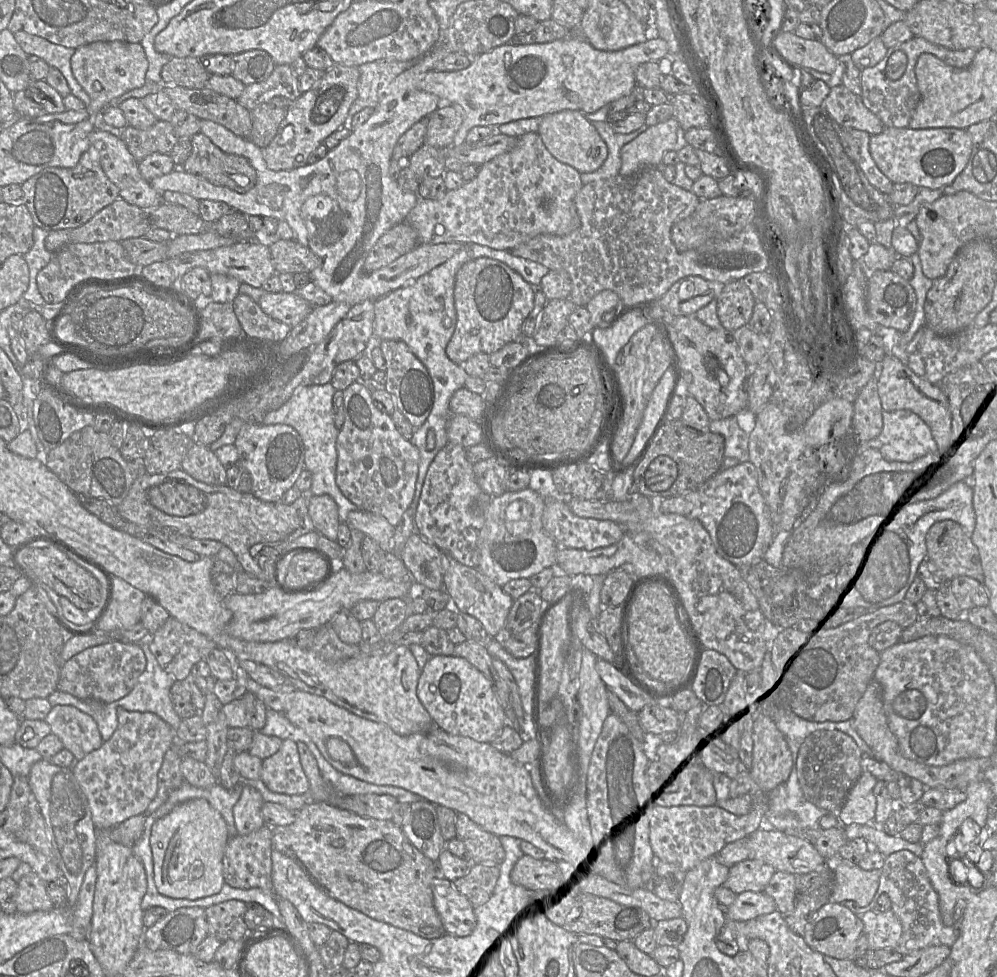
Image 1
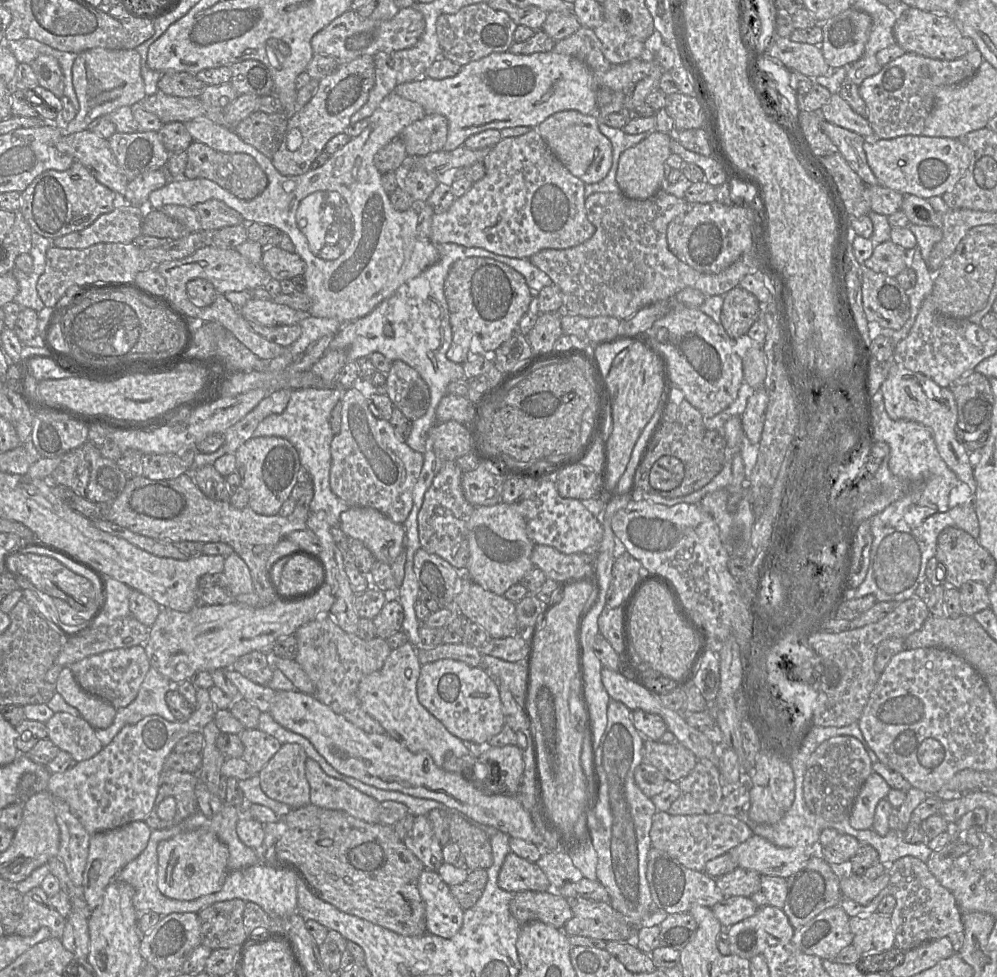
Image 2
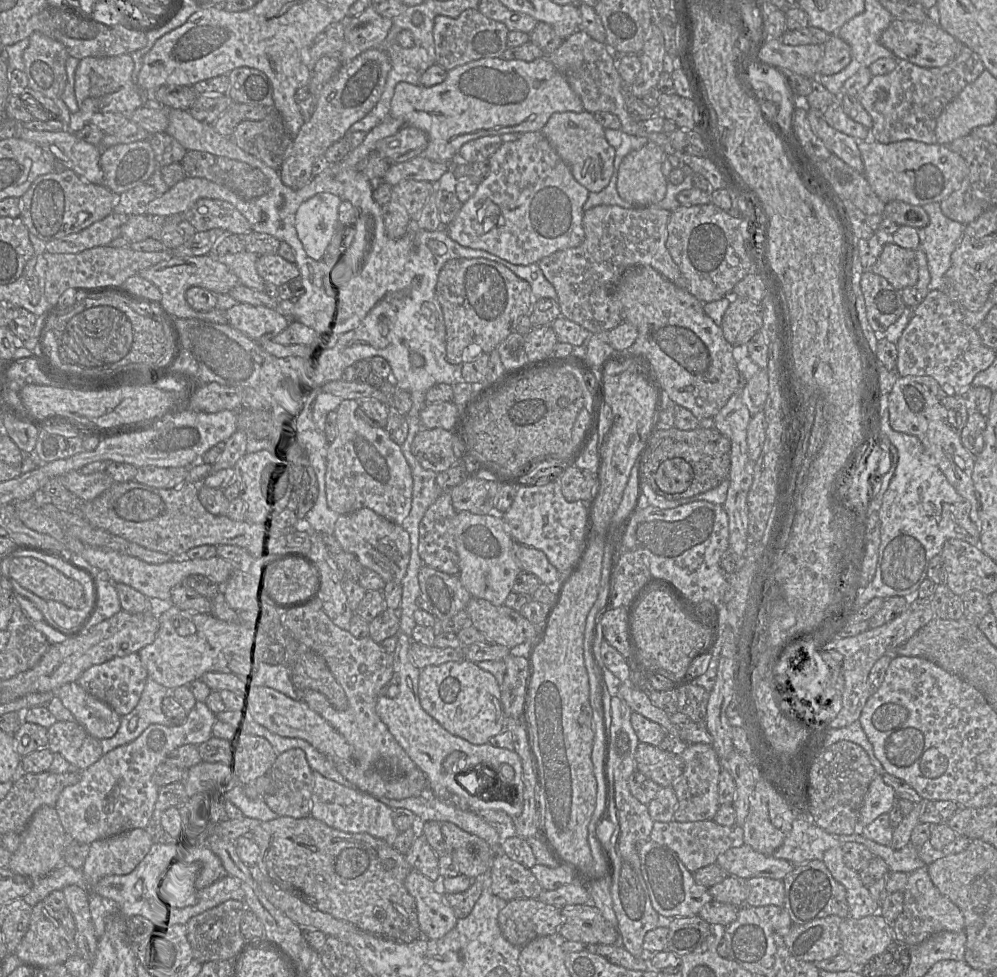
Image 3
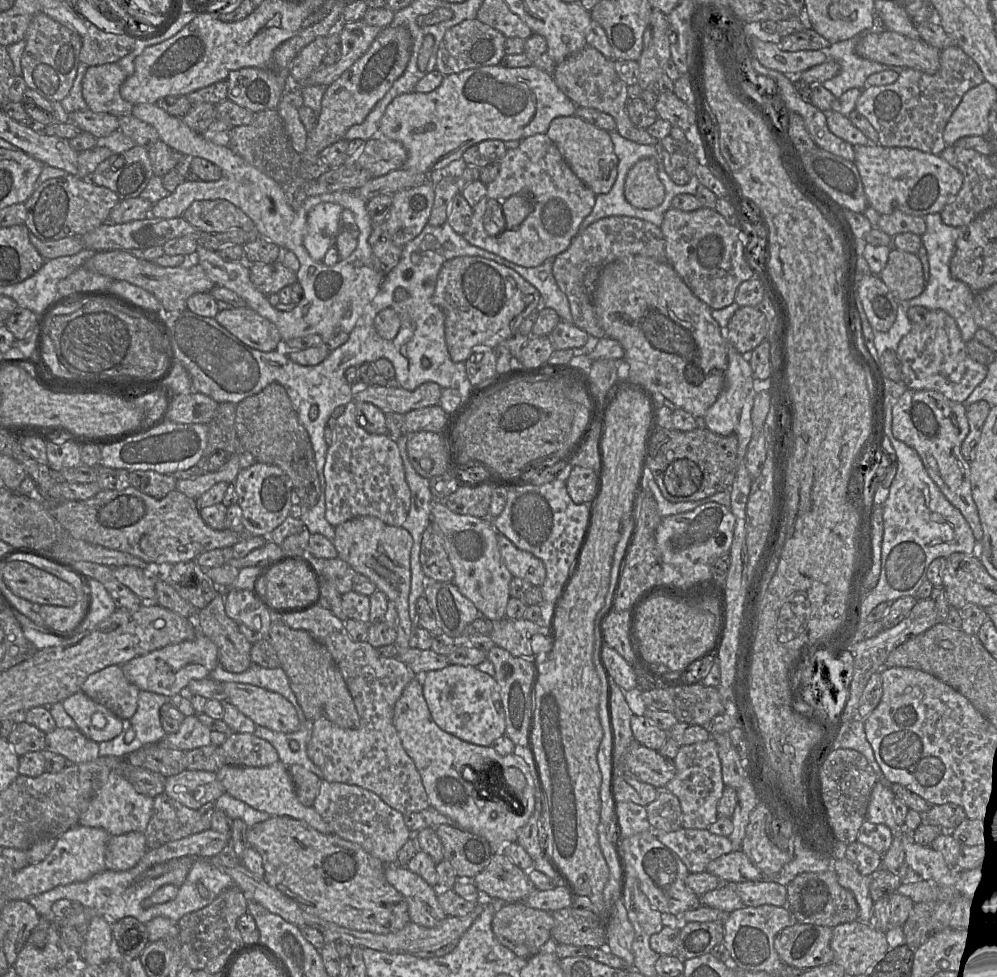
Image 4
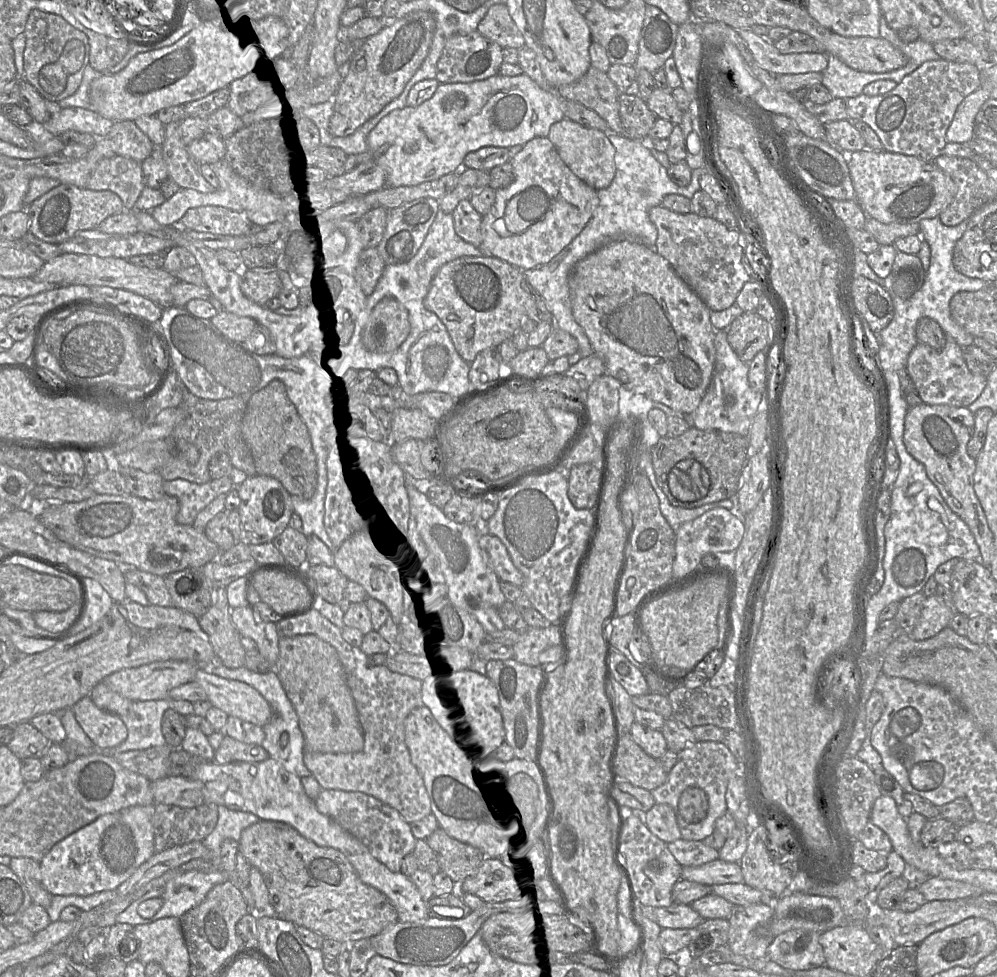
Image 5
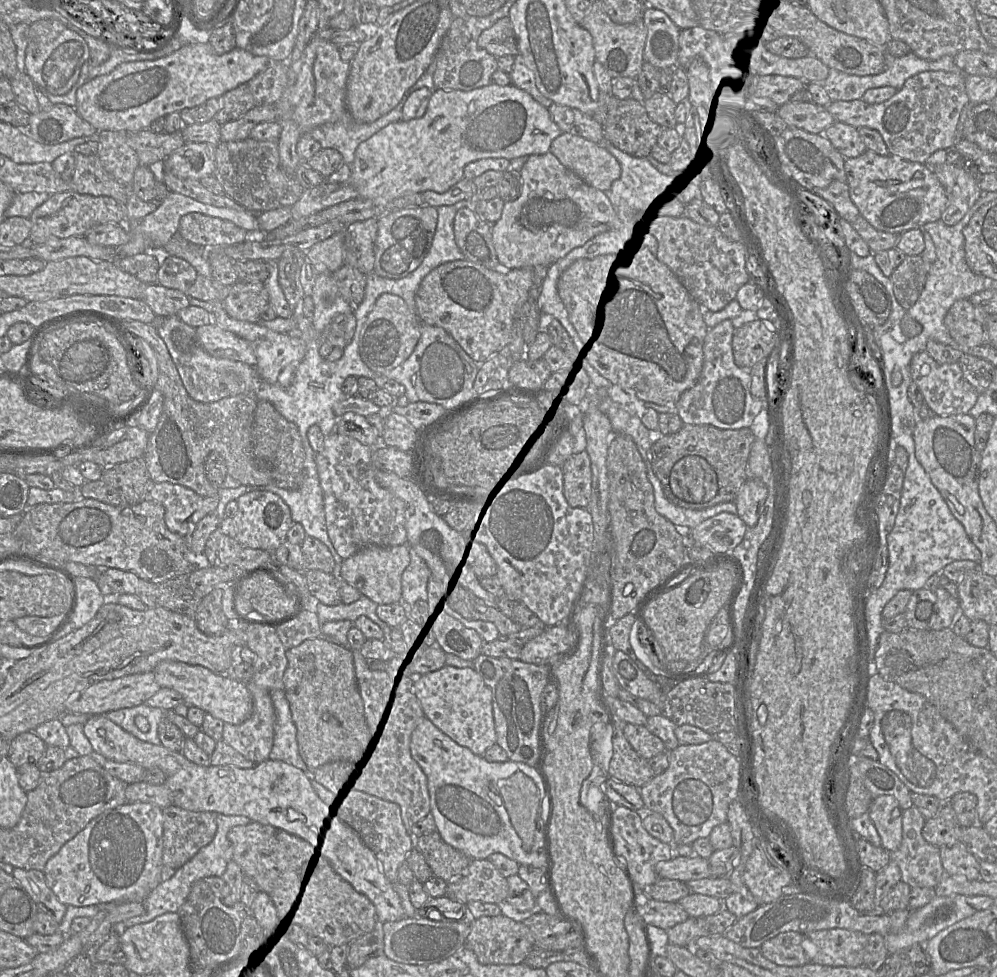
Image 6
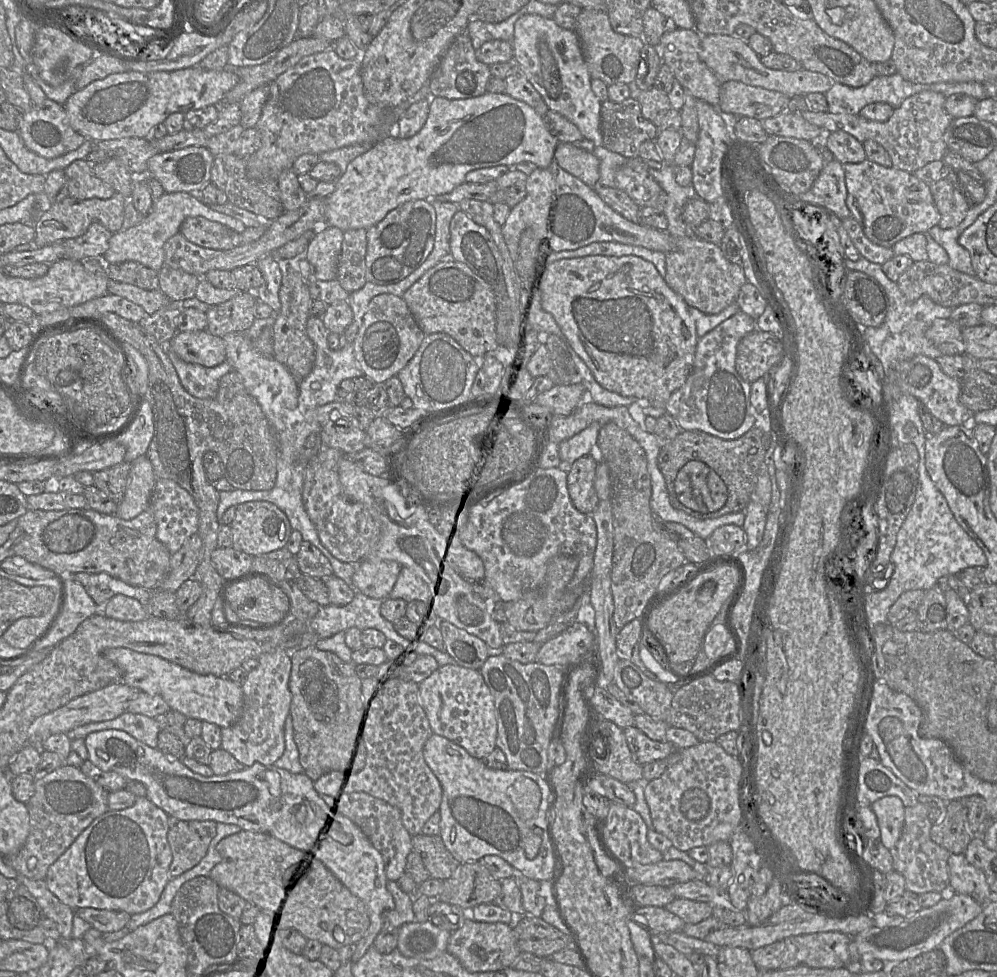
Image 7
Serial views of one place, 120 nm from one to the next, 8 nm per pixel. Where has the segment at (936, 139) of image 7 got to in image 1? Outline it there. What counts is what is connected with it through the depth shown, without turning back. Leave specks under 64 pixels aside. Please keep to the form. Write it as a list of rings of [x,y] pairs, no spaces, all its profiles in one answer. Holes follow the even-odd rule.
[[[912,37],[906,42],[889,48],[879,63],[861,71],[862,101],[866,108],[882,121],[885,128],[908,128],[911,117],[921,99],[915,74],[915,67],[919,56],[922,54],[932,54],[947,65],[962,69],[972,63],[976,52],[977,49],[973,48],[950,50],[935,45],[922,37]]]

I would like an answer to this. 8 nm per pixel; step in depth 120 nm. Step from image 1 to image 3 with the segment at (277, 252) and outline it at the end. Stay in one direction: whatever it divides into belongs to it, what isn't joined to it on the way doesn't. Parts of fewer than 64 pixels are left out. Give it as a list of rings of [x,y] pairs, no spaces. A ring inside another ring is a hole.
[[[278,253],[258,256],[256,269],[265,283],[277,287],[300,277],[297,265],[283,259]]]

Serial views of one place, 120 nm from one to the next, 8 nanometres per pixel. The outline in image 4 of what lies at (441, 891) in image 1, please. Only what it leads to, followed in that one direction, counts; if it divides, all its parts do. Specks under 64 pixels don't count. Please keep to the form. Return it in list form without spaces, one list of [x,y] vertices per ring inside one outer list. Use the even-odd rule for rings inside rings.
[[[386,864],[385,877],[405,898],[410,922],[432,928],[447,917],[438,902],[436,889],[407,867]]]

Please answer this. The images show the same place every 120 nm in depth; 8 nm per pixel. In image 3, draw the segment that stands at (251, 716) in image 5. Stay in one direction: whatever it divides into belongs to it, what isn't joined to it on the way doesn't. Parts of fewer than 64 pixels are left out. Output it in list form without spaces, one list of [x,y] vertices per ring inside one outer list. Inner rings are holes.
[[[269,687],[249,688],[249,712],[272,732],[283,737],[301,738],[327,758],[347,759],[352,756],[346,739],[302,699],[292,699]]]

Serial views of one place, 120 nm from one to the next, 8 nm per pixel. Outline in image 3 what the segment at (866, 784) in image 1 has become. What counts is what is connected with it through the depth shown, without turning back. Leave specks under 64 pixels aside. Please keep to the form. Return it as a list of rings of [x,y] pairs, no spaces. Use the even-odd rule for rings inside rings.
[[[877,774],[869,785],[859,815],[859,827],[866,827],[881,814],[889,813],[897,802],[894,789]]]

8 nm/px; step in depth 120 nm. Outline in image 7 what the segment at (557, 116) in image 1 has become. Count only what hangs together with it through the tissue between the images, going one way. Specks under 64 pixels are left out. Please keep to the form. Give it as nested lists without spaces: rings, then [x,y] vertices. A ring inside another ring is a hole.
[[[559,142],[554,160],[573,176],[593,187],[598,184],[599,159],[592,153],[575,146],[573,143]]]

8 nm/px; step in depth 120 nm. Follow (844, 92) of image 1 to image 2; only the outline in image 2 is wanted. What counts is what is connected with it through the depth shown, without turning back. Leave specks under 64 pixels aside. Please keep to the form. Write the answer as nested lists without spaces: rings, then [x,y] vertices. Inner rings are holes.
[[[839,93],[831,95],[829,101],[820,109],[820,116],[832,124],[853,131],[863,137],[875,135],[867,118],[854,112]]]

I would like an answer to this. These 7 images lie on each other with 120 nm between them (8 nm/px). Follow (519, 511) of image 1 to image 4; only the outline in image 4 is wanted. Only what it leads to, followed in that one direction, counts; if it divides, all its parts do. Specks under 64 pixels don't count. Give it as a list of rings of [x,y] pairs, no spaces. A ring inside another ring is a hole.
[[[434,500],[432,522],[439,527],[445,540],[445,549],[454,570],[452,583],[474,604],[481,616],[491,621],[504,617],[512,620],[523,619],[528,606],[509,595],[513,576],[501,558],[497,543],[498,532],[493,526],[493,520],[456,514],[443,501]]]

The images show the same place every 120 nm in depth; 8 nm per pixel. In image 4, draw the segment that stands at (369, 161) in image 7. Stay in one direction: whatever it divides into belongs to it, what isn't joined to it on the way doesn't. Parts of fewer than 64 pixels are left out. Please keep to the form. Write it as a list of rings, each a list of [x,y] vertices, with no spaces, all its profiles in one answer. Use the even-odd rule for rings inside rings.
[[[500,64],[493,66],[484,66],[445,76],[441,85],[429,93],[420,93],[413,91],[395,97],[387,106],[384,115],[380,119],[378,135],[386,137],[390,140],[397,141],[405,147],[408,153],[407,161],[403,165],[405,169],[411,172],[419,172],[429,175],[433,171],[446,167],[450,162],[462,158],[462,155],[466,149],[484,140],[521,141],[522,139],[535,134],[546,134],[550,123],[554,118],[560,116],[572,116],[575,114],[576,107],[577,106],[558,88],[553,79],[553,76],[547,74],[535,66],[519,68],[507,68],[501,66]]]

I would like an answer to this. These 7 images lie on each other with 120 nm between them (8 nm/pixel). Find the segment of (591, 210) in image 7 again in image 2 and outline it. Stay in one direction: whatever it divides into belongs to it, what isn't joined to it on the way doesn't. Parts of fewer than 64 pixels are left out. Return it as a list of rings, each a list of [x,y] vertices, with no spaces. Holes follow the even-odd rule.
[[[531,129],[529,132],[521,136],[502,138],[494,147],[491,148],[488,156],[483,161],[486,168],[484,177],[474,182],[464,195],[457,197],[446,212],[434,213],[430,235],[430,240],[433,243],[436,245],[442,243],[455,243],[465,247],[483,248],[487,251],[511,258],[529,259],[533,254],[540,250],[571,248],[587,241],[593,236],[595,227],[590,223],[585,213],[585,183],[572,175],[569,170],[561,164],[559,159],[551,152],[536,129]]]

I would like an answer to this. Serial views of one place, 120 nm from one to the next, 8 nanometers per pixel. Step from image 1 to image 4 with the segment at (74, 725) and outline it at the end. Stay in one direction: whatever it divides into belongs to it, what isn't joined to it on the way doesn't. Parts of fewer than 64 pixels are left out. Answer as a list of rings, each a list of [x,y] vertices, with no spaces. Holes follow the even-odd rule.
[[[56,728],[46,734],[46,747],[64,756],[68,764],[79,764],[99,757],[99,743],[87,738],[78,728]]]

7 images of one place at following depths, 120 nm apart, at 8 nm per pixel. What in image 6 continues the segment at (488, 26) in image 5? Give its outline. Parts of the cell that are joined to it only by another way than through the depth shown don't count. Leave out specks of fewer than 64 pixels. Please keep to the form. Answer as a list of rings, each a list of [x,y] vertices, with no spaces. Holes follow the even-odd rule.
[[[509,17],[497,20],[492,27],[484,30],[477,43],[496,58],[507,55],[515,57],[519,53],[513,25]]]

